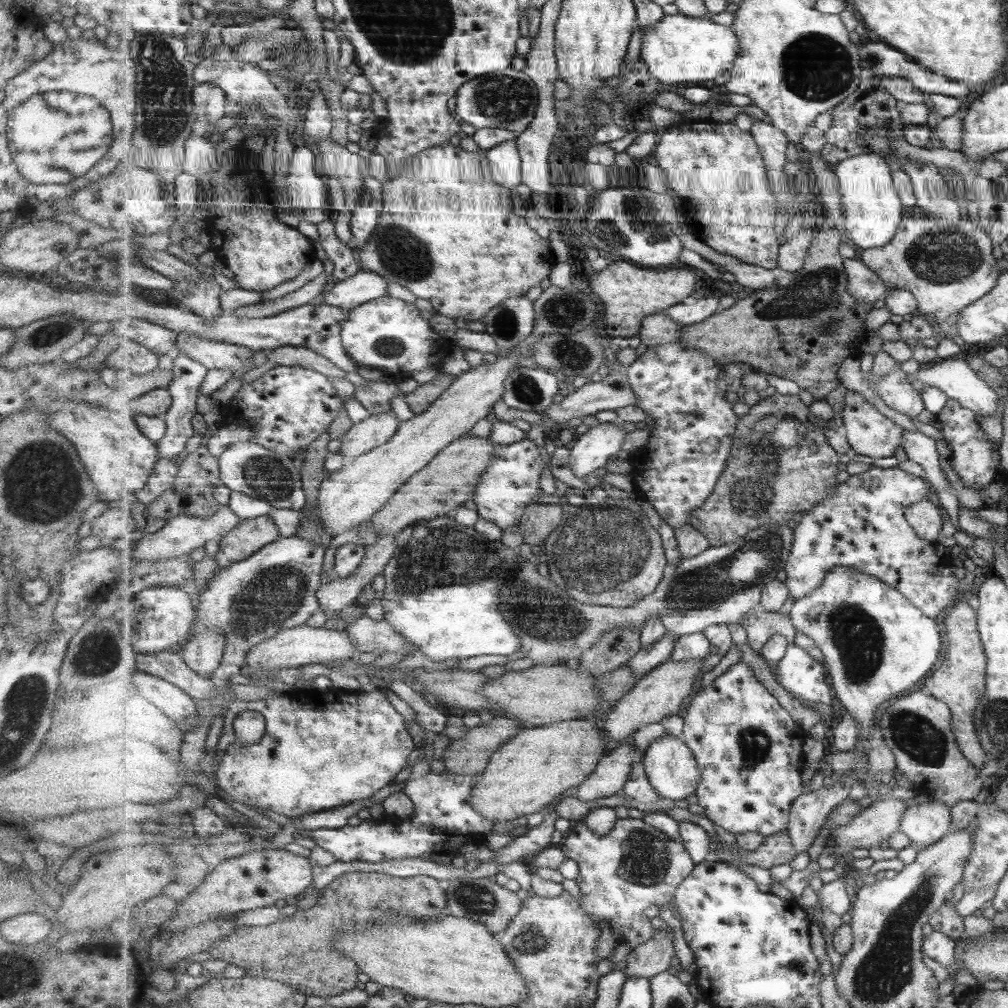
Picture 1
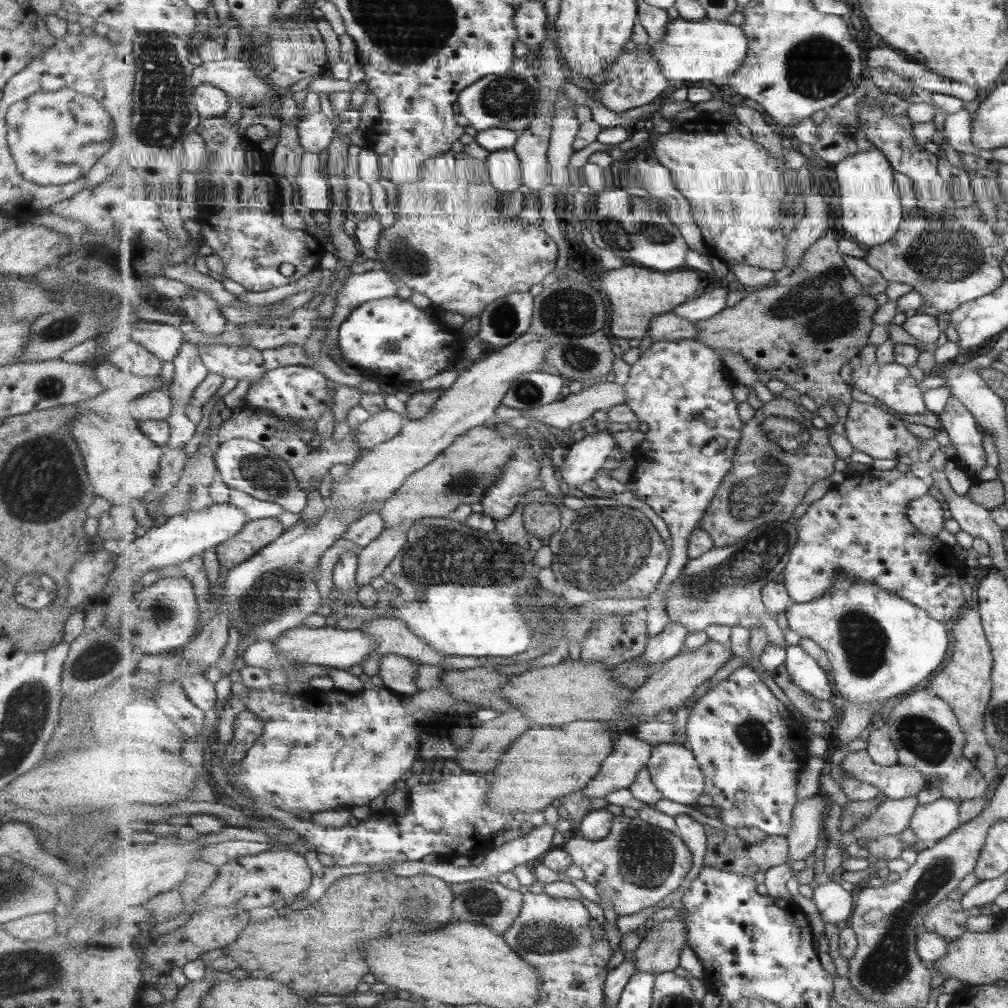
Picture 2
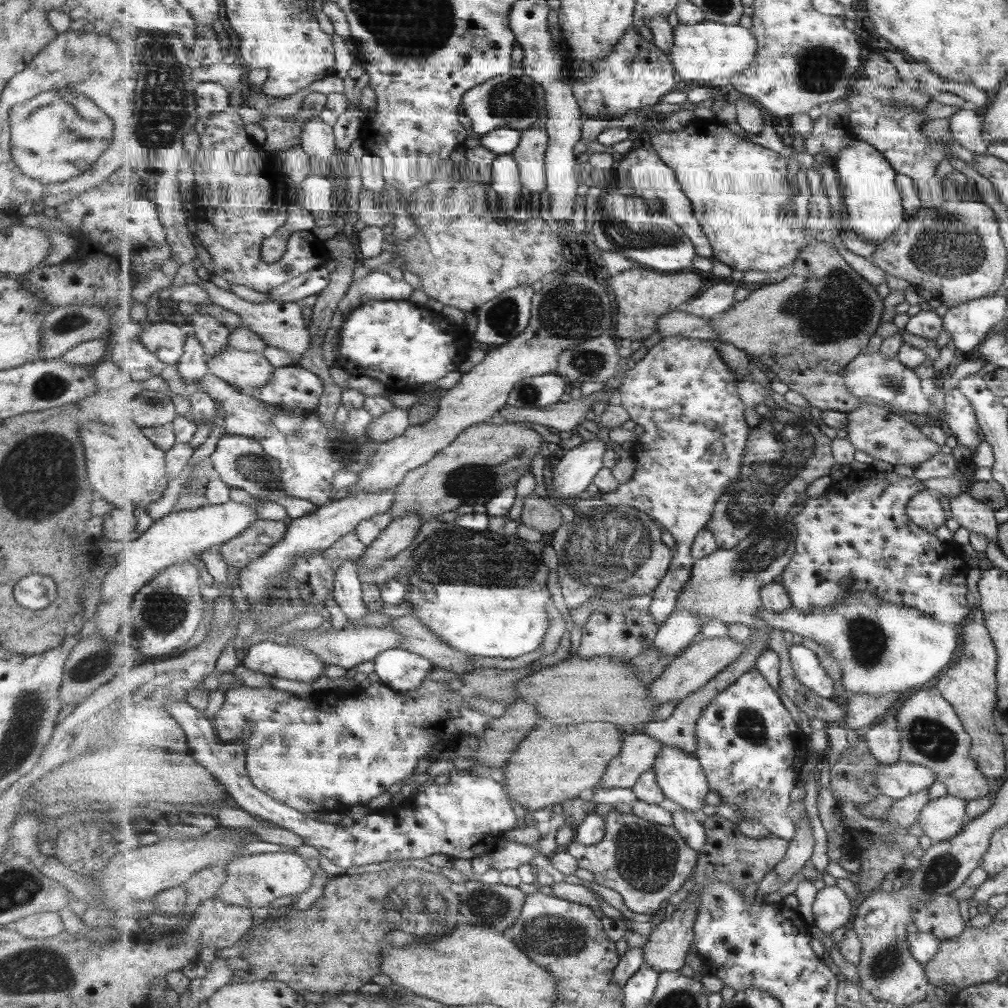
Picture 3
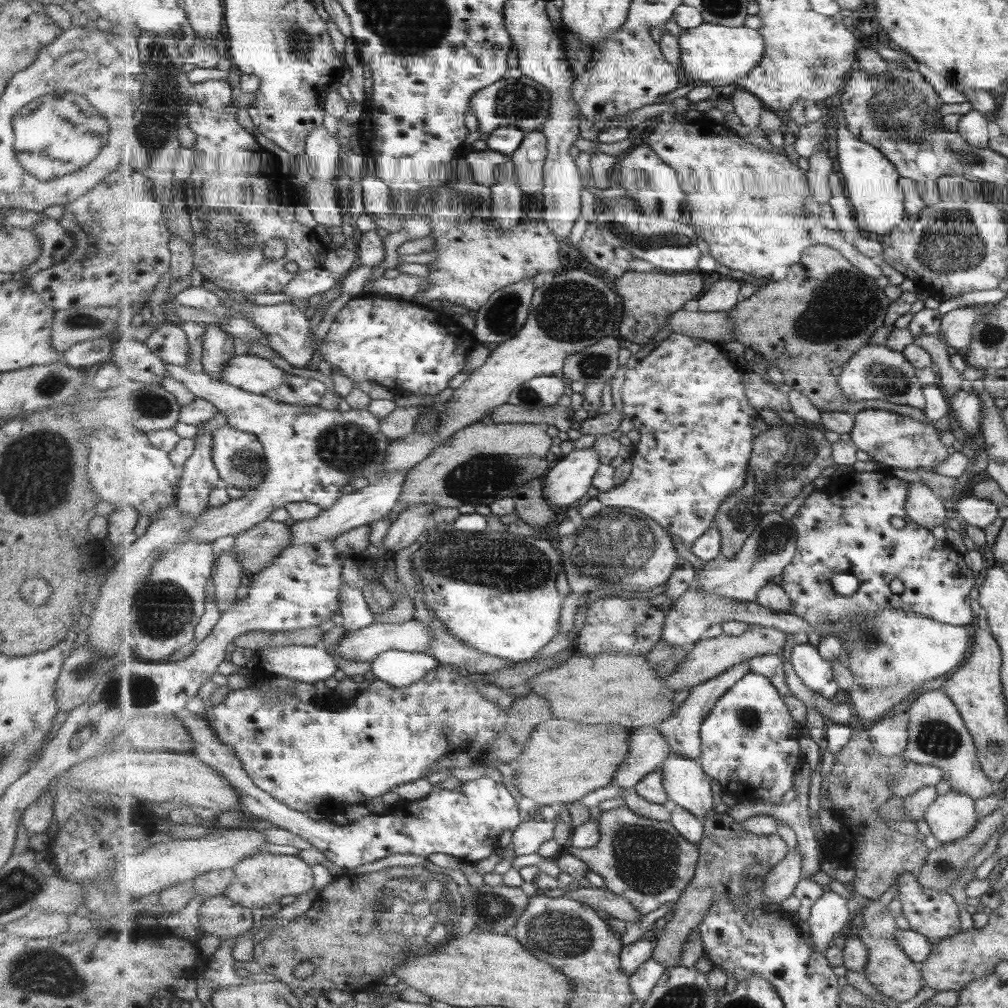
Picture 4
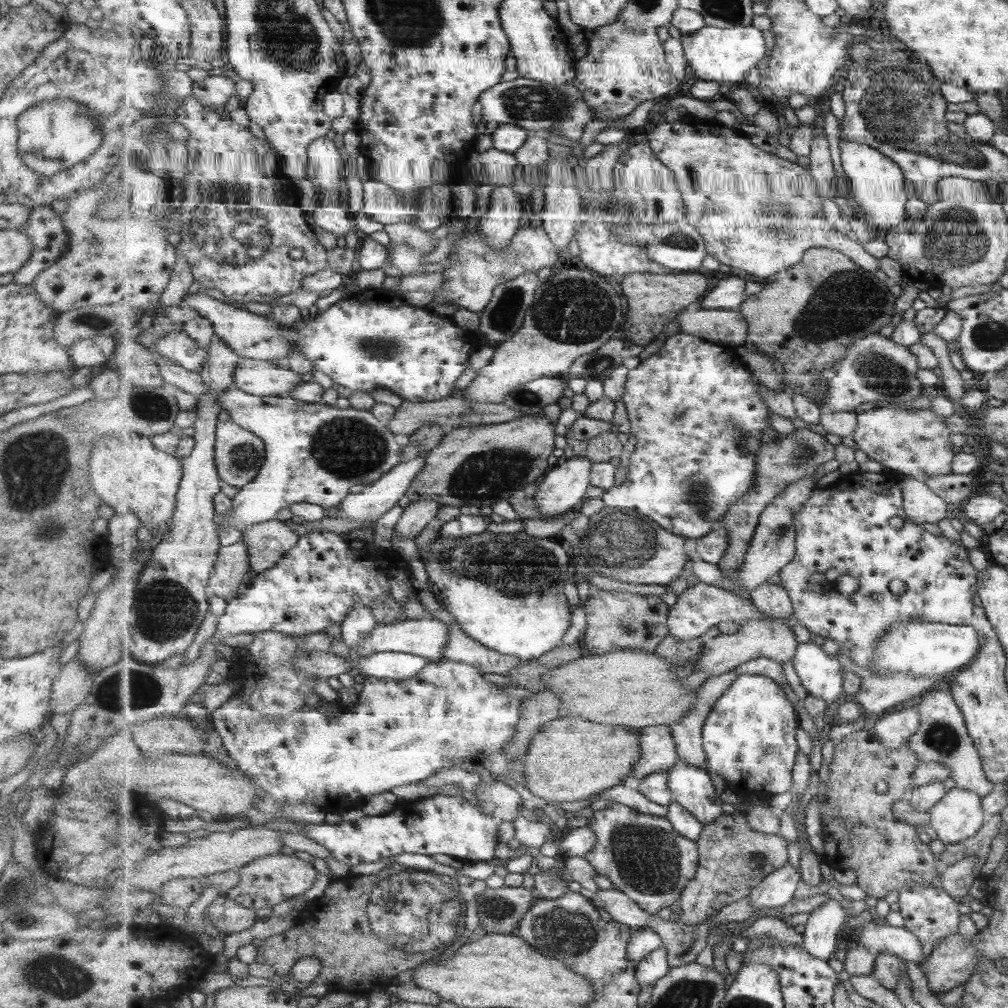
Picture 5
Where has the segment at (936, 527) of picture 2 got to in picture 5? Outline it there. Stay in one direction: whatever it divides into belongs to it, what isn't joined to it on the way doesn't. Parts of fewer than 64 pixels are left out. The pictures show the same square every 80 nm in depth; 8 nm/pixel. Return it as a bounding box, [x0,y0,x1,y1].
[900,475,947,524]

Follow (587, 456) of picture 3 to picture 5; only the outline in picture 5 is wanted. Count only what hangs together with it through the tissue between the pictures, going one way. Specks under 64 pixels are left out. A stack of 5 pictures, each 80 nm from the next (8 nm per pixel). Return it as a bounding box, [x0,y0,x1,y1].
[536,456,594,518]

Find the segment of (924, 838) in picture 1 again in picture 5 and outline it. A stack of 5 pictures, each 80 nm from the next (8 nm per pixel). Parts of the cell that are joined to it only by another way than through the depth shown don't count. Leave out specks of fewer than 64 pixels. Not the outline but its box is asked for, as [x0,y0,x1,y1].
[929,787,984,844]

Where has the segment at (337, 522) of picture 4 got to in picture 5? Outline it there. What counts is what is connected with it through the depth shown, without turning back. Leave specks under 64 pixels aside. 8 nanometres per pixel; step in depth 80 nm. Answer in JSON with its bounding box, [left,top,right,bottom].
[338,456,425,522]

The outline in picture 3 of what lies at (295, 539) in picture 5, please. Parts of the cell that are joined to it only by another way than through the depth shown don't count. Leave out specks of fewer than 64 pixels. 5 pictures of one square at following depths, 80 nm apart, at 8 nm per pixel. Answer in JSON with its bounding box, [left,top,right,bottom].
[220,519,288,571]

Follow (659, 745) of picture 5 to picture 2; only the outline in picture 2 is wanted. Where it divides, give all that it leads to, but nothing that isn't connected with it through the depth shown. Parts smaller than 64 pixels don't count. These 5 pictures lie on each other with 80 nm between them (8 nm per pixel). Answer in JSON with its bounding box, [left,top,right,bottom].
[584,731,653,798]

